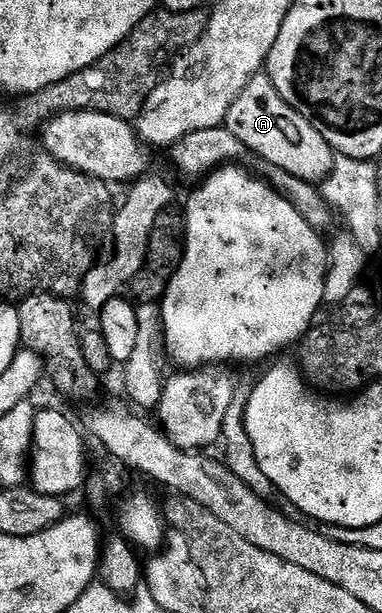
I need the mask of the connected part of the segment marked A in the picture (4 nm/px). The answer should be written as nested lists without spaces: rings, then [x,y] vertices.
[[[260,73],[244,85],[244,93],[236,97],[232,109],[228,109],[226,122],[227,131],[240,141],[247,152],[259,155],[263,164],[284,169],[284,173],[292,173],[292,177],[300,177],[304,181],[321,185],[332,173],[336,152],[333,147],[320,137],[319,131],[276,93],[270,76]]]

